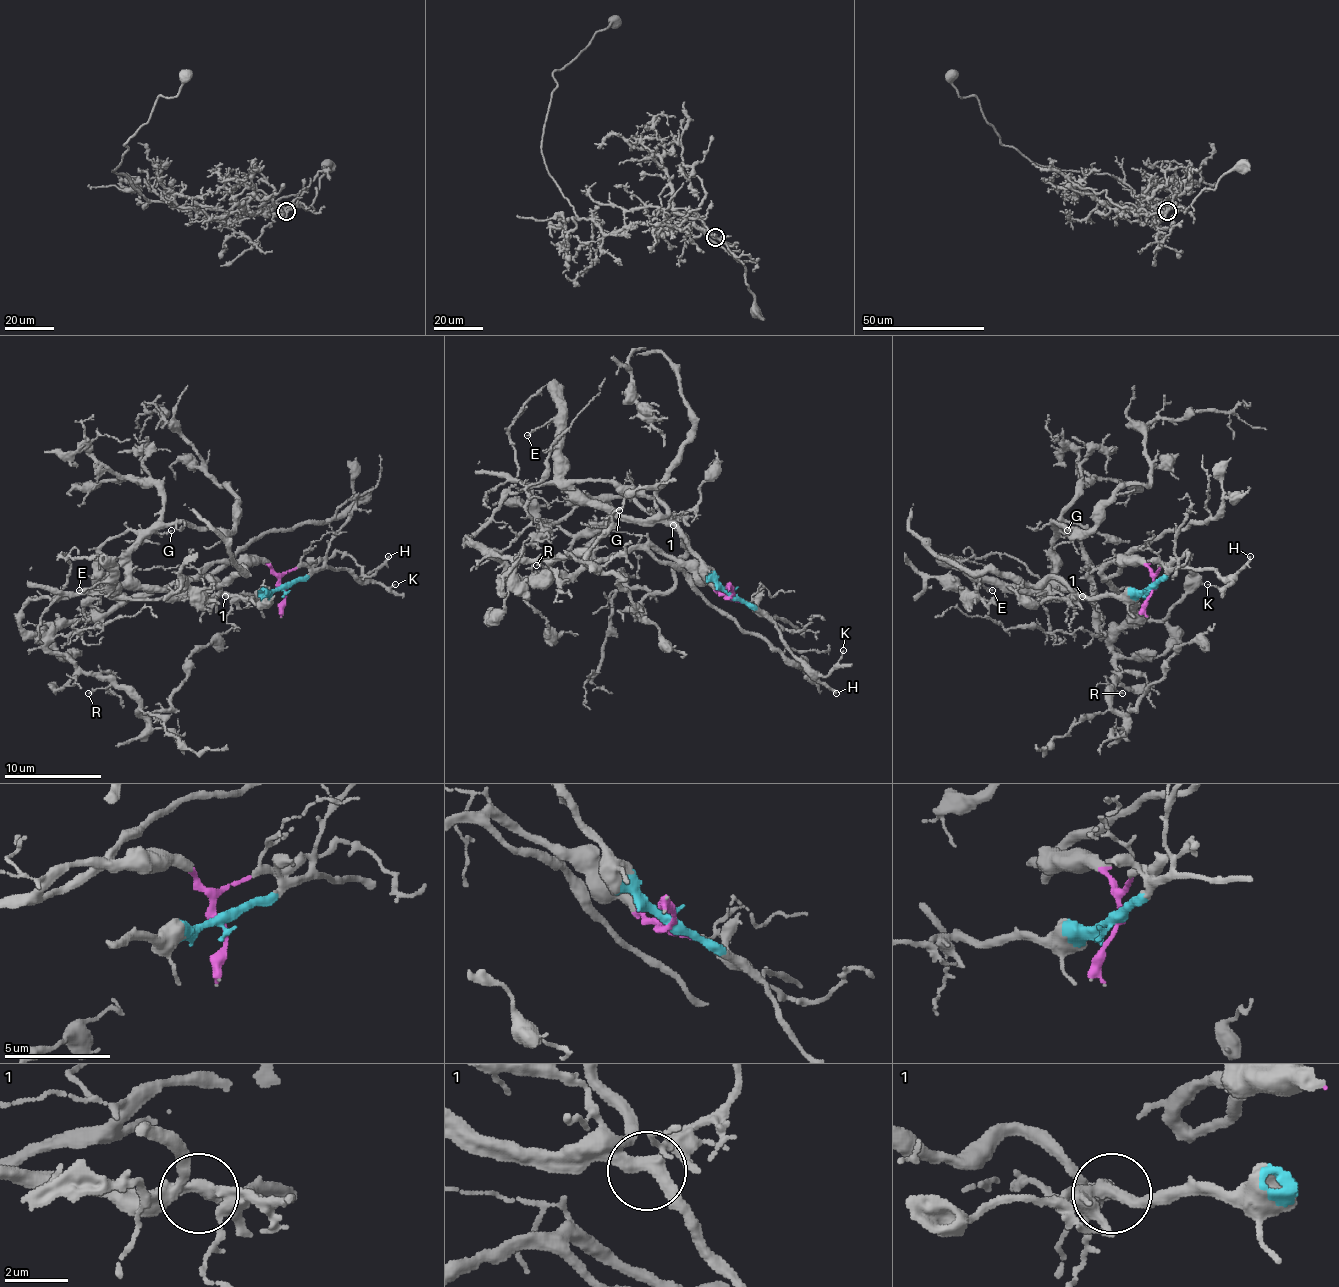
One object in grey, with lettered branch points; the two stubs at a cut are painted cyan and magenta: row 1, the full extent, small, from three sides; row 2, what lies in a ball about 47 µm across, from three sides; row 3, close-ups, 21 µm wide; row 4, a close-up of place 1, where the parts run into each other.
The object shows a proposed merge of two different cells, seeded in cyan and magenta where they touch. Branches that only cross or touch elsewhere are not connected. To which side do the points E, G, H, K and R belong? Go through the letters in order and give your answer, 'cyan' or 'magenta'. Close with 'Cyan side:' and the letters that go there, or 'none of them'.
E: cyan
G: cyan
H: cyan
K: cyan
R: magenta
Cyan side: E, G, H, K

